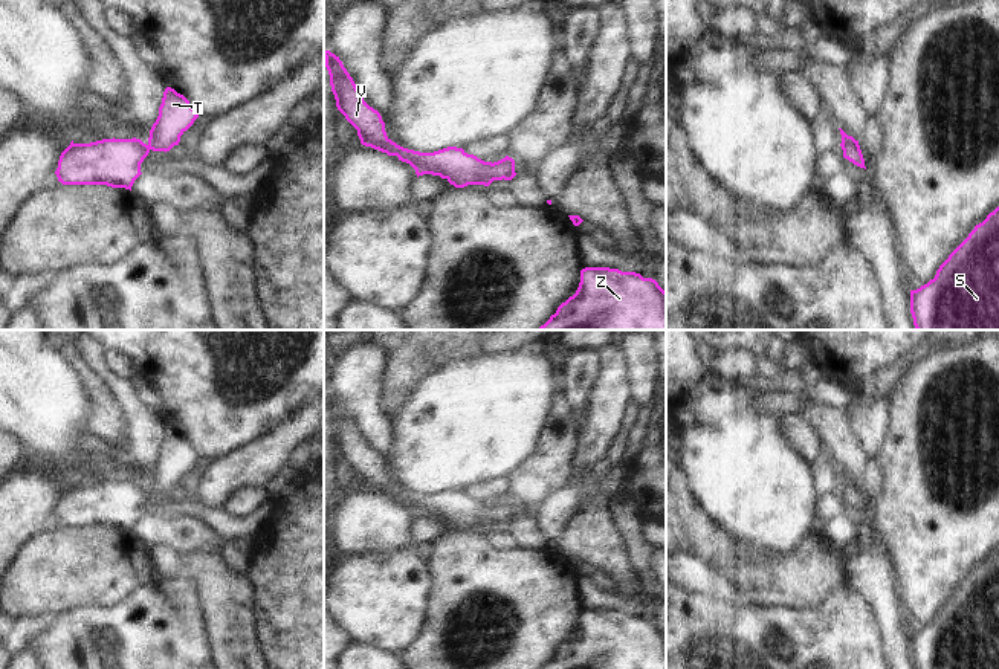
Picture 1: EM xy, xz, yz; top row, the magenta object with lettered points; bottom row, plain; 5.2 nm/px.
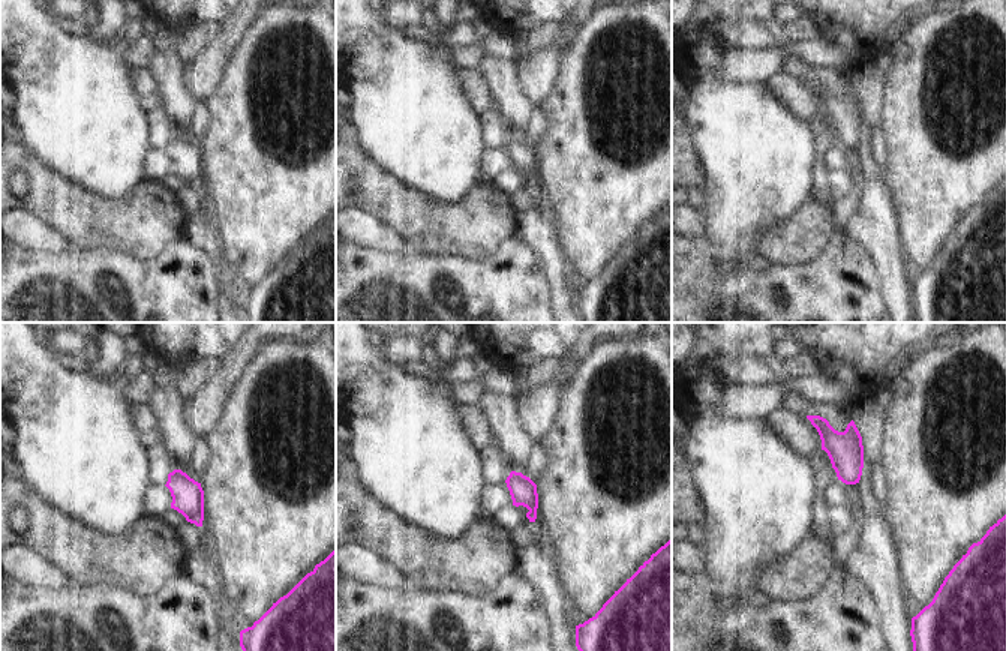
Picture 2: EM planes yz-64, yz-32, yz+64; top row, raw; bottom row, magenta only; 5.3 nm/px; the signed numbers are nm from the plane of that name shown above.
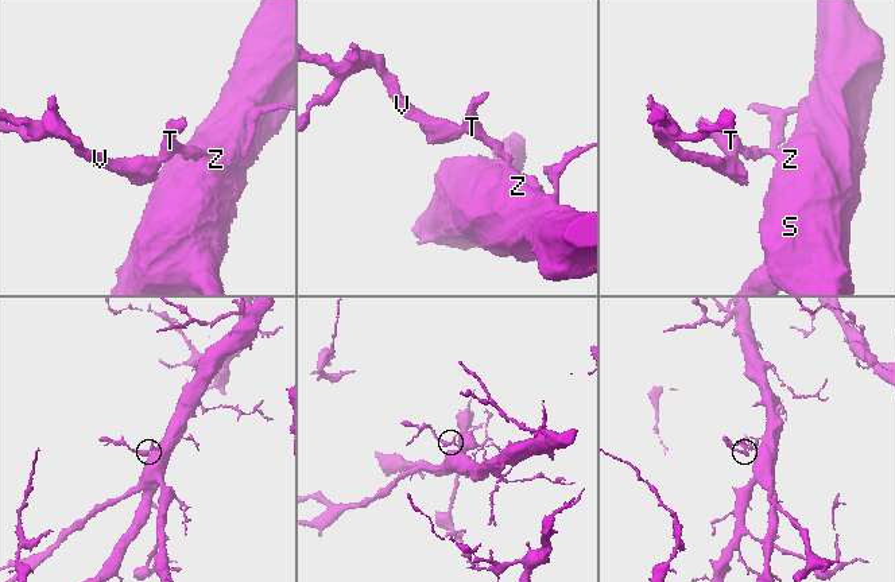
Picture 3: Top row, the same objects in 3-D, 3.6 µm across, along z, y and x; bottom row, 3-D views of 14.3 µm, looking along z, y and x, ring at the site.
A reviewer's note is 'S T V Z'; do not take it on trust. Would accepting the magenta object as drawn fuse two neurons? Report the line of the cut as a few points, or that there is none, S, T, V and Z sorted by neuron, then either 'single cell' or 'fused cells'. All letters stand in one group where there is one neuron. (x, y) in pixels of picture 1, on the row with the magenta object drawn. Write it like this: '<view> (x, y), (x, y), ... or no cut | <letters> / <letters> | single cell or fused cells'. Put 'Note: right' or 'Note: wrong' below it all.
no cut | S T V Z | single cell
Note: right

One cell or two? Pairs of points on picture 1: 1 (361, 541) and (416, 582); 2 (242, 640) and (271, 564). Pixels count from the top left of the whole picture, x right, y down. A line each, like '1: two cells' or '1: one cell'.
1: two cells
2: two cells

